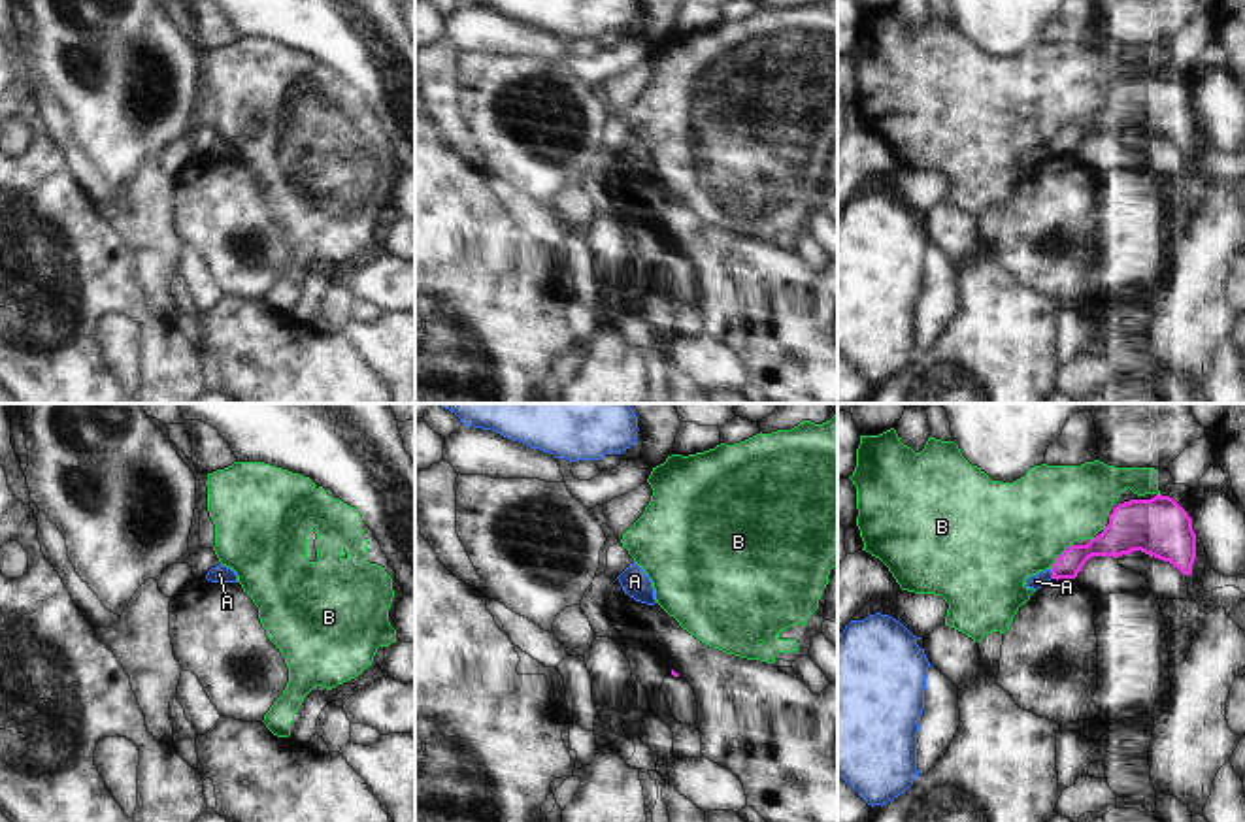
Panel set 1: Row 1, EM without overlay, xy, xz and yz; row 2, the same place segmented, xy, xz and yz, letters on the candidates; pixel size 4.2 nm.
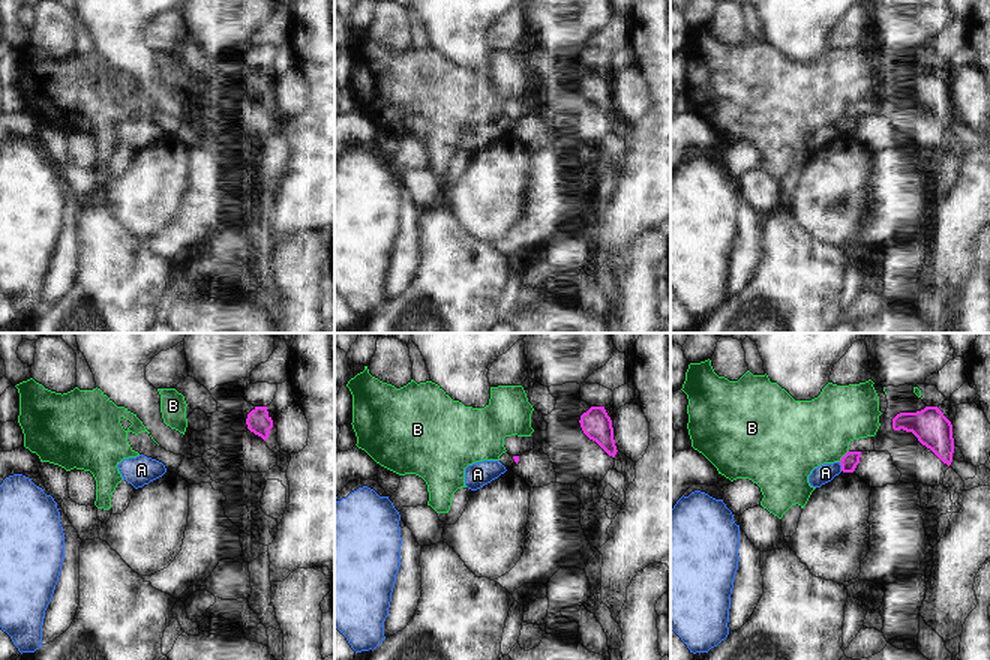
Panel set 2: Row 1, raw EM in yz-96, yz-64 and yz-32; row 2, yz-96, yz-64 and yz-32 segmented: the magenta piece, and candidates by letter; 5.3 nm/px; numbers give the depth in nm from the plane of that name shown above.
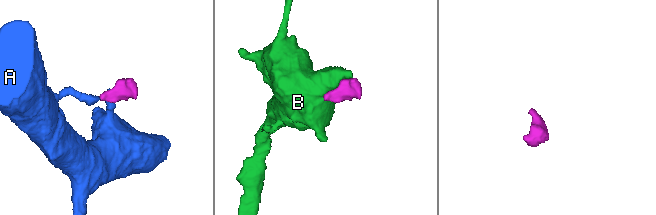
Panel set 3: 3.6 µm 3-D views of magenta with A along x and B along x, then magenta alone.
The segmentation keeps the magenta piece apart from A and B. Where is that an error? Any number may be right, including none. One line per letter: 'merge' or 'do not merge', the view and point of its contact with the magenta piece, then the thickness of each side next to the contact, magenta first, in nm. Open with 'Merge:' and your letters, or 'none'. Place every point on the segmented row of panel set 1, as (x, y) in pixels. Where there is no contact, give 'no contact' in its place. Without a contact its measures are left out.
Merge: none
A: do not merge; meets magenta in yz at (1051, 572); 110 nm thick on the magenta side, 70 nm on the other
B: do not merge; meets magenta in yz at (1059, 557); 130 nm thick on the magenta side, 420 nm on the other

